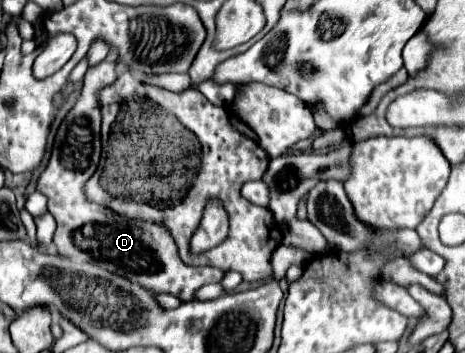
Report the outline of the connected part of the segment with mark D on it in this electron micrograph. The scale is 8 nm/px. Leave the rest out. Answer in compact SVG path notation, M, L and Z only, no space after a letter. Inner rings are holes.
M105 59L99 65L89 67L85 75L87 77L81 87L81 95L77 97L75 107L67 113L67 117L59 125L49 163L37 179L37 191L49 199L47 209L57 221L53 243L57 245L57 251L63 257L95 263L111 273L119 273L121 277L137 281L139 285L155 293L171 293L179 299L193 299L193 293L201 285L219 283L223 271L215 267L185 265L179 259L175 241L171 241L167 229L155 223L127 221L125 217L119 217L111 209L95 205L83 197L81 187L95 173L101 157L101 139L99 139L101 113L95 97L95 89L115 81L115 63ZM87 225L97 225L97 231L91 227L87 229Z

